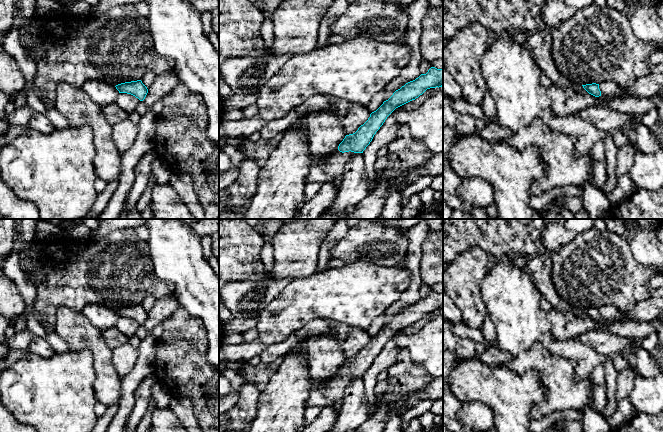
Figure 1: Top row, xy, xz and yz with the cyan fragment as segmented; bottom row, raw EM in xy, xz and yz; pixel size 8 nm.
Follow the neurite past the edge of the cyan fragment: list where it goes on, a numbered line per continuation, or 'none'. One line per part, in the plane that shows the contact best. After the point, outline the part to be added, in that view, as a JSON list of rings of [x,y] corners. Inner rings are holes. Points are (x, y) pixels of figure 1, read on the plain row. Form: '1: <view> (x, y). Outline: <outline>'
1: xz (333, 391). Outline: [[[338,375],[319,387],[314,385],[311,389],[307,406],[318,406],[323,408],[325,405],[334,402],[341,402],[345,389],[355,378],[356,377],[351,375],[344,377]]]

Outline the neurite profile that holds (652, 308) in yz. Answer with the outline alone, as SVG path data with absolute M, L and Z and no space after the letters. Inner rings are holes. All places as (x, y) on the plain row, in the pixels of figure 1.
M650 297L638 303L632 311L622 311L613 319L607 320L608 323L615 323L623 320L634 320L637 322L649 322L663 317L663 298Z

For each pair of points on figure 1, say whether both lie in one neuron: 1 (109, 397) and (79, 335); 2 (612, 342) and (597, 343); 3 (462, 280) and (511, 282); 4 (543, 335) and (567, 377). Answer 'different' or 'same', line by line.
1: same
2: same
3: different
4: different

